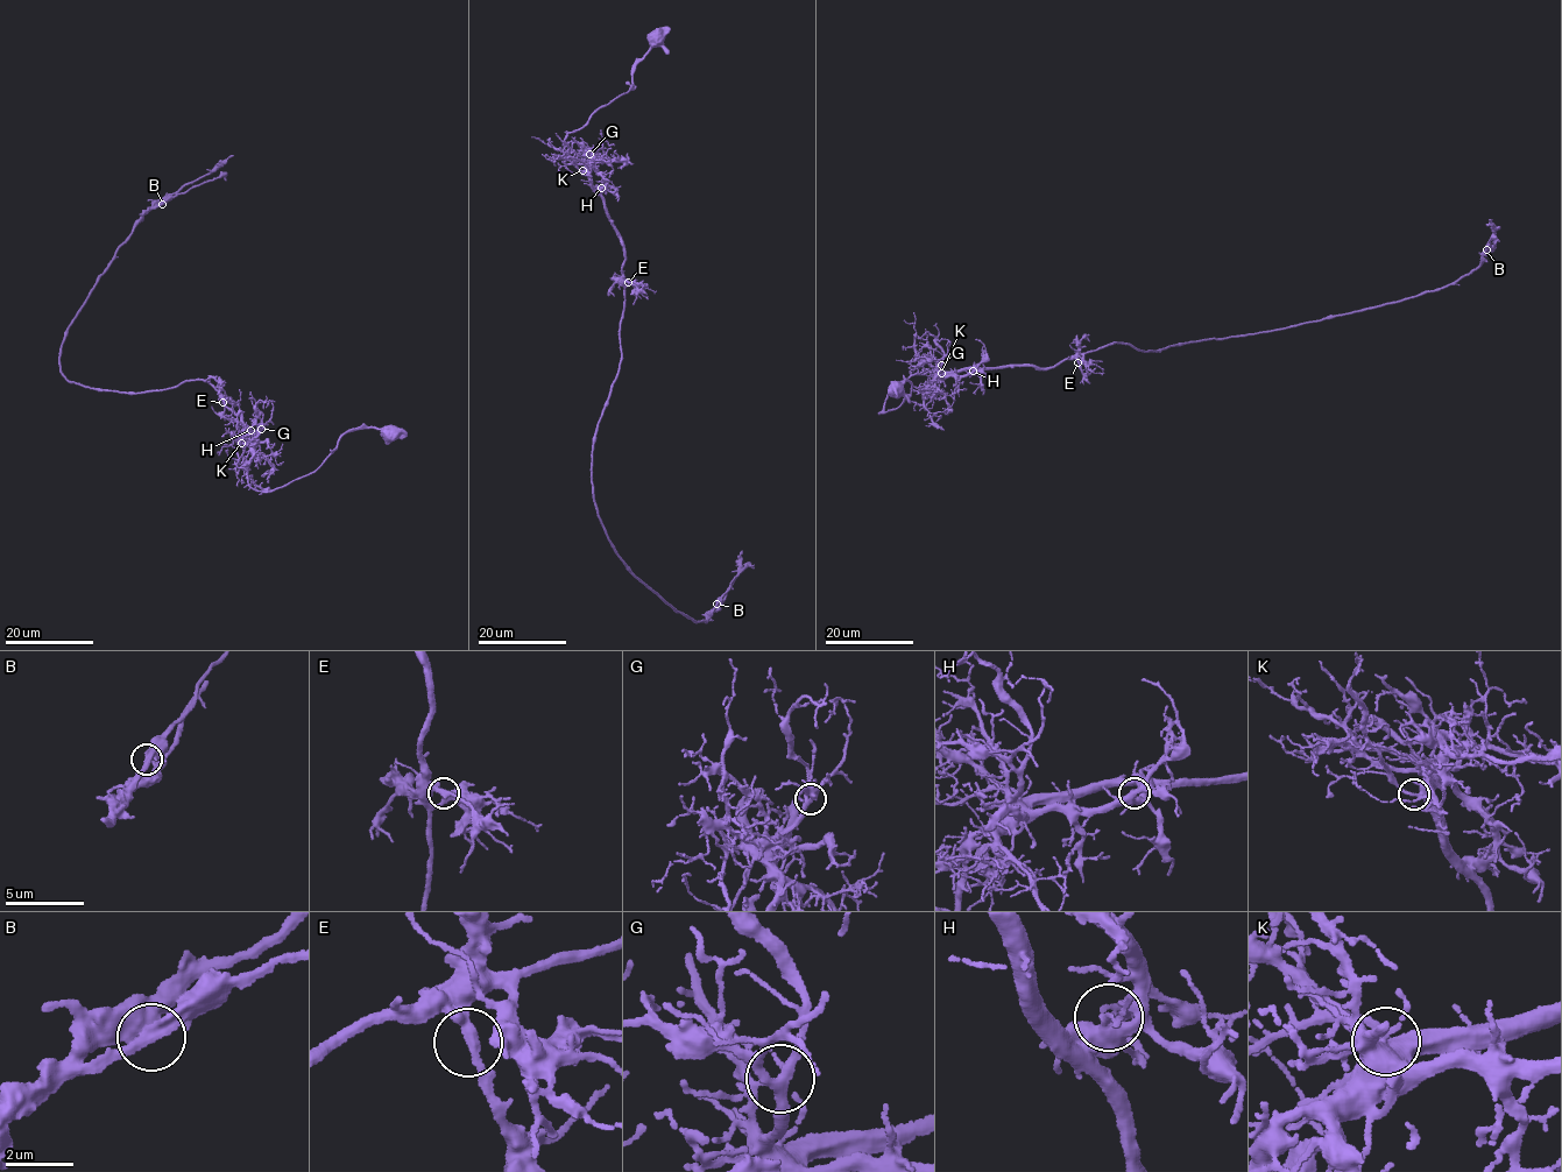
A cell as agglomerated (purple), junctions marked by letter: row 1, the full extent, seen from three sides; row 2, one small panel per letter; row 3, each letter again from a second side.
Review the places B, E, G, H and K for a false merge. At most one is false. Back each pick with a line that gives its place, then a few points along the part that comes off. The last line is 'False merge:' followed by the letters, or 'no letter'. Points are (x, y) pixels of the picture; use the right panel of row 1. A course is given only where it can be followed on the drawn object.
False merge: no letter

